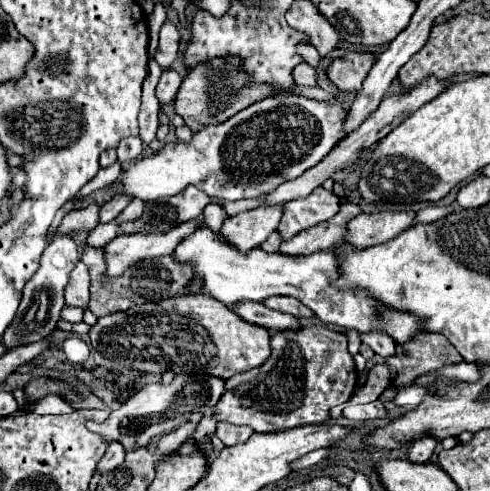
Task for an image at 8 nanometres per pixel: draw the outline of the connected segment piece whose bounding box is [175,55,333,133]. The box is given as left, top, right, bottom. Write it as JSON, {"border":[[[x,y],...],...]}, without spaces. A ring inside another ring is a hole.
{"border":[[[225,55],[225,57],[215,57],[207,59],[199,65],[195,65],[189,75],[183,79],[181,89],[175,97],[175,111],[185,119],[185,125],[191,131],[201,131],[207,125],[219,125],[239,113],[241,109],[249,107],[255,101],[263,101],[273,95],[303,95],[307,99],[331,99],[331,93],[325,93],[319,87],[291,87],[291,89],[281,89],[269,83],[255,83],[247,71],[241,67],[241,59],[235,55]]]}

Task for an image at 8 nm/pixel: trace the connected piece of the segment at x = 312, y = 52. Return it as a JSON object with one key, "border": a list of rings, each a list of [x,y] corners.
{"border":[[[297,43],[297,53],[299,53],[311,67],[317,67],[317,63],[319,63],[319,53],[317,53],[317,49],[315,49],[311,43]]]}

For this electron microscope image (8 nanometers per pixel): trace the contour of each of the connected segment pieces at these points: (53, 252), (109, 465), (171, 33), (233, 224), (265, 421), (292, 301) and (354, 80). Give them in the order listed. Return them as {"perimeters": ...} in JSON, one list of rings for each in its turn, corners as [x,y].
{"perimeters":[[[[61,237],[59,241],[53,241],[53,243],[47,245],[47,249],[43,251],[37,273],[27,281],[27,285],[23,289],[23,297],[21,297],[21,305],[17,309],[17,317],[7,327],[7,331],[3,333],[3,343],[9,349],[13,349],[17,345],[27,345],[27,343],[39,341],[45,335],[49,335],[51,329],[57,327],[59,313],[65,307],[63,291],[65,291],[65,287],[69,283],[69,273],[73,271],[77,259],[79,259],[77,245],[75,245],[75,241],[71,237]]],[[[111,441],[111,445],[107,447],[107,453],[99,461],[97,469],[99,471],[111,471],[111,469],[119,467],[123,463],[123,459],[125,459],[125,447],[119,441]]],[[[165,21],[161,27],[161,35],[159,35],[159,47],[157,47],[157,53],[153,57],[161,69],[167,69],[175,63],[175,59],[179,55],[177,53],[179,43],[181,43],[181,37],[179,37],[177,27],[171,21]]],[[[285,203],[265,205],[227,217],[221,233],[227,237],[227,241],[231,241],[231,245],[239,245],[239,249],[259,247],[277,229],[283,217],[283,205]]],[[[309,325],[299,331],[275,331],[271,355],[259,375],[225,391],[213,409],[215,421],[247,425],[257,433],[275,433],[309,423],[325,423],[329,409],[349,401],[357,385],[355,361],[347,351],[347,337],[329,325]]],[[[273,295],[273,297],[267,297],[267,299],[265,299],[265,307],[283,311],[283,313],[289,313],[289,315],[295,315],[295,317],[311,317],[311,315],[313,315],[299,299],[287,297],[287,295]]],[[[359,51],[345,53],[343,57],[331,61],[331,65],[327,67],[327,77],[341,93],[345,95],[357,93],[375,61],[377,61],[375,53],[359,53]]]]}

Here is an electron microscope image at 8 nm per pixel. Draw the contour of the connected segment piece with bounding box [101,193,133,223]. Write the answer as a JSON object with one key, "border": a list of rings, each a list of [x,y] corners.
{"border":[[[121,193],[121,195],[117,195],[117,197],[113,197],[111,201],[107,201],[103,207],[101,207],[101,223],[109,223],[109,221],[113,221],[129,203],[131,203],[131,195],[127,195],[127,193]]]}

